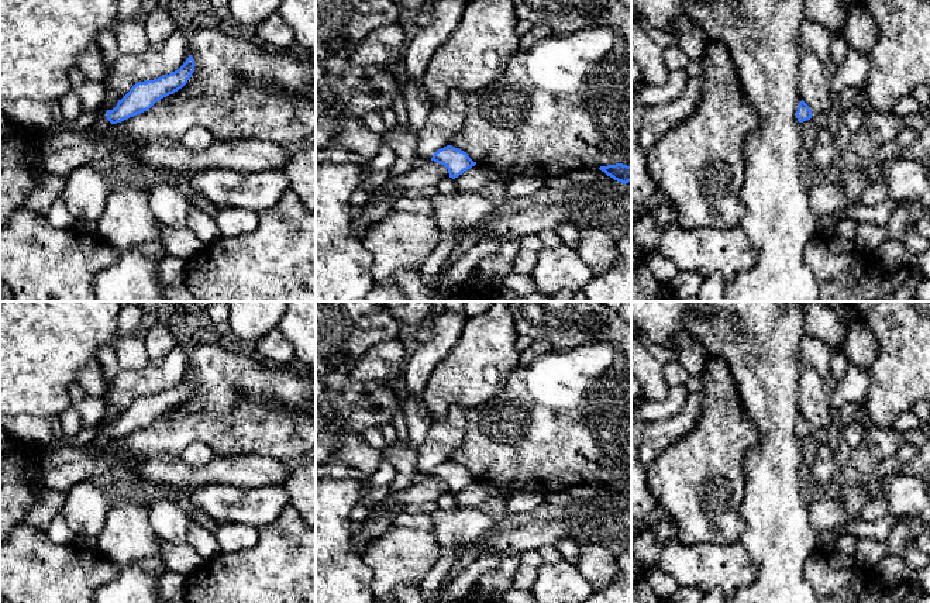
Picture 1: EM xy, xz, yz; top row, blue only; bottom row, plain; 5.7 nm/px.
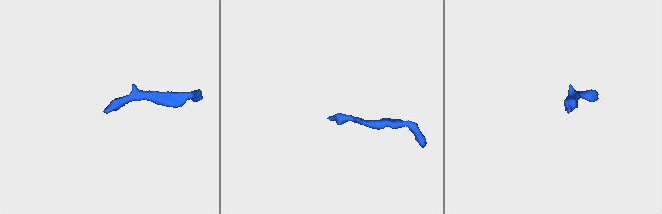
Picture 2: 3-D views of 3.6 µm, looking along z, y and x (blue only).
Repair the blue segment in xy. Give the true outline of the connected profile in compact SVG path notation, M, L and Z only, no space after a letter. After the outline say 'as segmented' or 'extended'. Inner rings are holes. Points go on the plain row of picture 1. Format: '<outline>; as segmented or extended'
M189 371L178 386L154 396L135 399L113 425L97 425L92 444L96 448L108 448L113 440L149 425L158 416L182 404L194 387L194 382L194 375Z; extended

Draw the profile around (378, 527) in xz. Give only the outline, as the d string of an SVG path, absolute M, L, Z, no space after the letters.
M395 504L385 513L378 511L375 520L362 523L361 530L351 537L351 549L359 555L364 554L371 541L395 528L393 520L403 510L403 504Z

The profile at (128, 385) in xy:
M175 345L159 363L149 362L144 368L121 369L110 386L110 400L116 406L118 416L121 416L135 399L154 396L178 386L185 378L186 363L186 351Z

